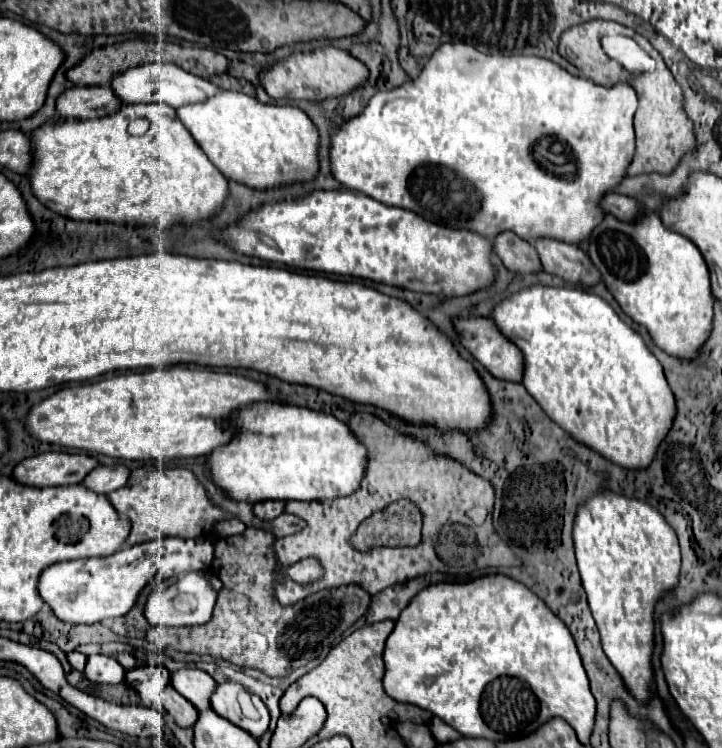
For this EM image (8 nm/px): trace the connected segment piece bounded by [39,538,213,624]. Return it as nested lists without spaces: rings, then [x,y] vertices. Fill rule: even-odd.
[[[161,538],[119,550],[105,558],[69,560],[43,570],[39,594],[53,608],[55,616],[71,624],[95,624],[125,616],[137,602],[141,590],[157,578],[159,582],[183,572],[199,572],[213,560],[213,542],[207,538]]]

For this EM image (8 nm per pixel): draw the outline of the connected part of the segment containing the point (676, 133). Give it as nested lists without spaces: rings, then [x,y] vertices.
[[[657,56],[657,70],[641,74],[641,108],[639,118],[635,118],[635,136],[637,136],[637,150],[633,156],[631,166],[627,168],[627,178],[637,174],[671,174],[677,166],[683,152],[695,146],[695,136],[691,130],[691,122],[683,112],[681,106],[681,88],[671,76],[669,68],[665,66],[663,58]]]

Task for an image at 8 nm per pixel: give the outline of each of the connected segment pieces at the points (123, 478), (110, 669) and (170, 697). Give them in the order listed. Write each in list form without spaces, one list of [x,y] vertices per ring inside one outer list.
[[[123,464],[101,466],[101,468],[95,468],[93,472],[89,472],[89,476],[85,478],[85,486],[91,488],[93,492],[111,494],[111,492],[123,488],[127,484],[129,476],[131,476],[131,470]]]
[[[93,654],[87,656],[85,676],[97,684],[119,684],[125,678],[125,668],[111,656]]]
[[[165,686],[165,690],[161,692],[161,702],[165,706],[165,710],[175,718],[175,722],[179,726],[193,726],[197,720],[197,708],[193,704],[189,704],[189,700],[185,700],[179,692],[175,692],[173,686]]]

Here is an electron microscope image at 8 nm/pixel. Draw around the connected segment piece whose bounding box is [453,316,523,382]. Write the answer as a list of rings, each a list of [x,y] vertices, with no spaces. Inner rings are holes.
[[[471,316],[471,318],[453,318],[453,326],[455,332],[459,334],[459,340],[463,344],[463,348],[467,352],[471,352],[471,356],[485,366],[493,376],[501,378],[501,380],[511,380],[511,382],[521,382],[523,378],[523,360],[521,360],[521,352],[517,352],[517,348],[513,348],[513,344],[497,330],[495,322],[491,318],[483,318],[483,316]]]

